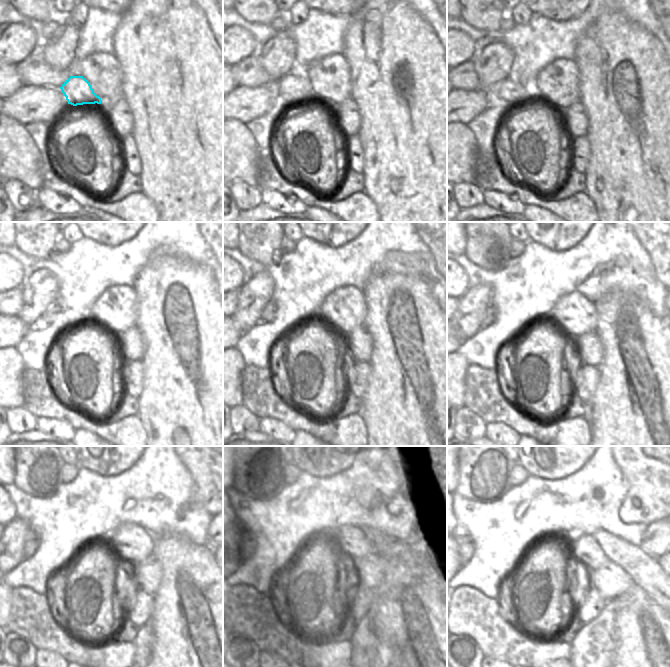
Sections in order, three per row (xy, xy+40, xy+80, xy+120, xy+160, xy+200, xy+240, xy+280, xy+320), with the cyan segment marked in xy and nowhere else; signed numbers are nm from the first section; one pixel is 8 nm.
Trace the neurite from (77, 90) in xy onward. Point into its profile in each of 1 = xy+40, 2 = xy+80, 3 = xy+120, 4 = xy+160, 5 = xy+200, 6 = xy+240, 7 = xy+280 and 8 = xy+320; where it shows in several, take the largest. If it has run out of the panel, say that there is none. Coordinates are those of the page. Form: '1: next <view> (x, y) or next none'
1: next xy+40 (290, 89)
2: next xy+80 (505, 91)
3: next xy+120 (54, 312)
4: next xy+160 (269, 312)
5: next xy+200 (491, 311)
6: next xy+240 (31, 545)
7: next xy+280 (248, 541)
8: next xy+320 (467, 546)

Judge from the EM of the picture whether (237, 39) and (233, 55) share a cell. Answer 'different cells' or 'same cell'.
same cell

